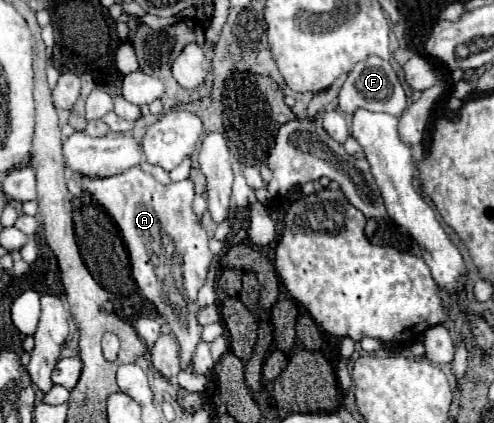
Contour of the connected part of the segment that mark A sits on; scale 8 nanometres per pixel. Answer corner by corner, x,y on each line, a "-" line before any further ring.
140,167
110,177
78,177
76,181
116,221
128,249
132,279
136,281
138,291
170,325
180,345
180,367
190,369
202,335
196,295
206,281
214,257
208,249
208,235
192,213
194,183
184,179
172,185
162,185

